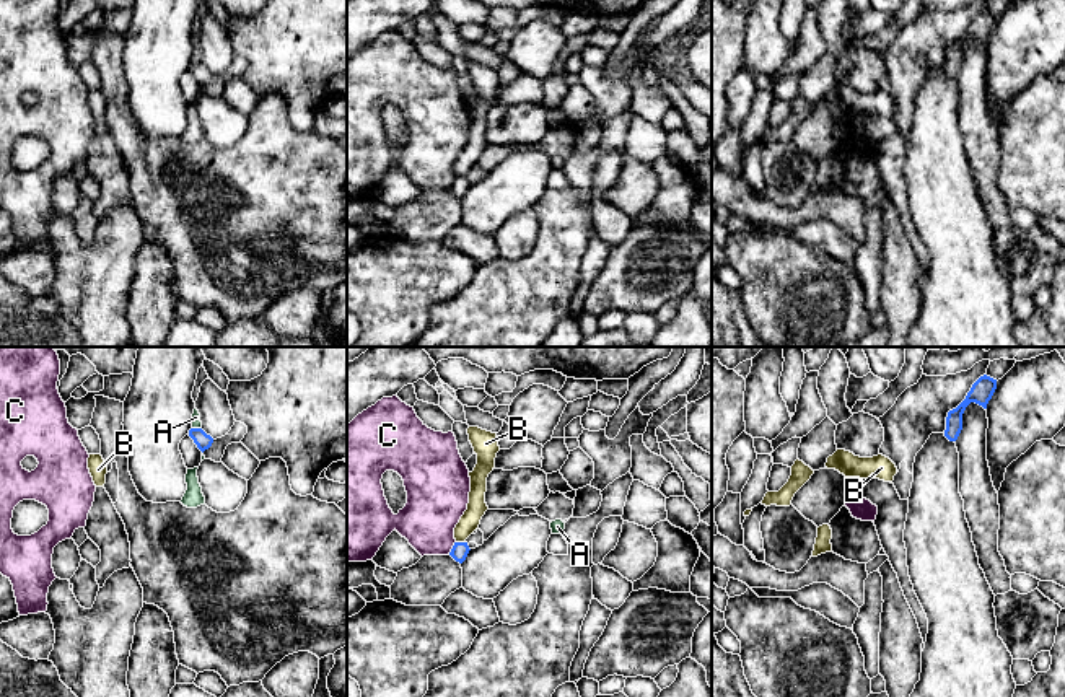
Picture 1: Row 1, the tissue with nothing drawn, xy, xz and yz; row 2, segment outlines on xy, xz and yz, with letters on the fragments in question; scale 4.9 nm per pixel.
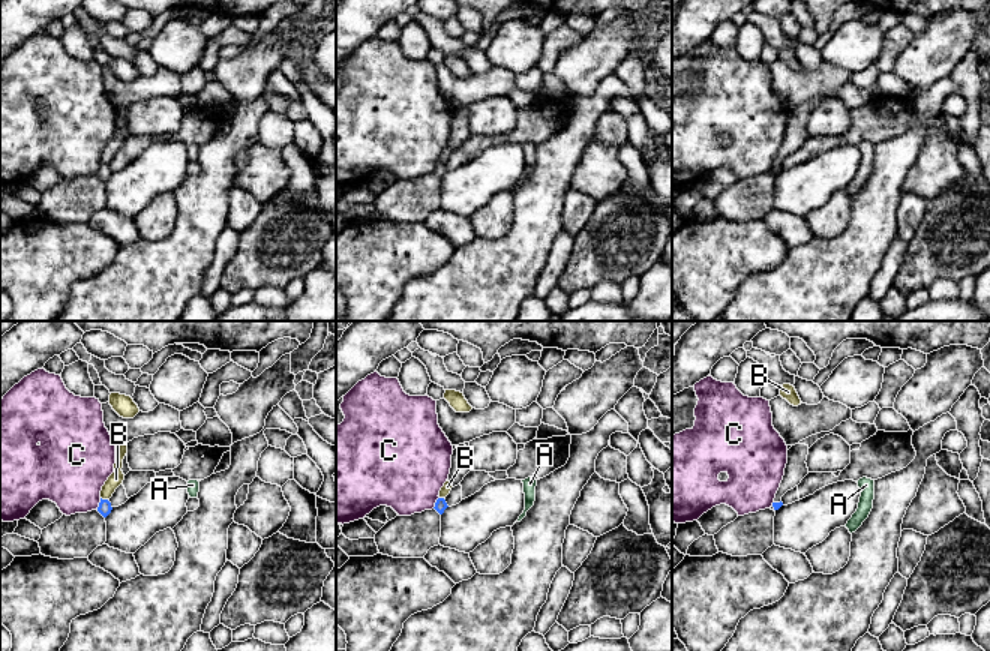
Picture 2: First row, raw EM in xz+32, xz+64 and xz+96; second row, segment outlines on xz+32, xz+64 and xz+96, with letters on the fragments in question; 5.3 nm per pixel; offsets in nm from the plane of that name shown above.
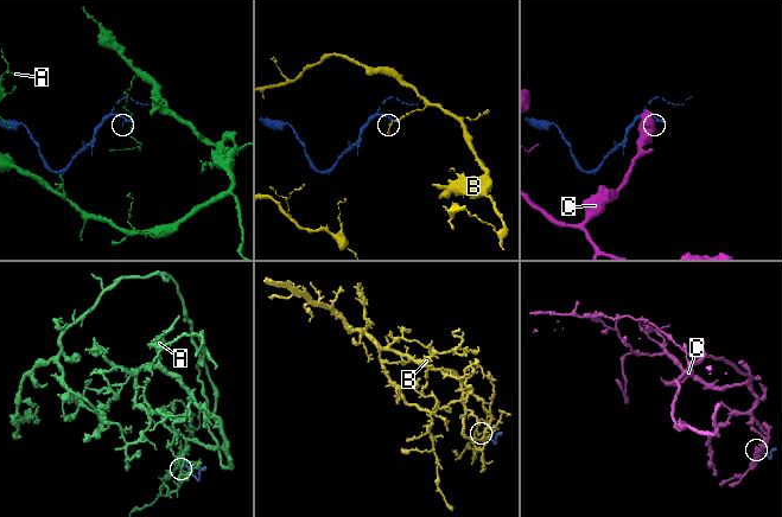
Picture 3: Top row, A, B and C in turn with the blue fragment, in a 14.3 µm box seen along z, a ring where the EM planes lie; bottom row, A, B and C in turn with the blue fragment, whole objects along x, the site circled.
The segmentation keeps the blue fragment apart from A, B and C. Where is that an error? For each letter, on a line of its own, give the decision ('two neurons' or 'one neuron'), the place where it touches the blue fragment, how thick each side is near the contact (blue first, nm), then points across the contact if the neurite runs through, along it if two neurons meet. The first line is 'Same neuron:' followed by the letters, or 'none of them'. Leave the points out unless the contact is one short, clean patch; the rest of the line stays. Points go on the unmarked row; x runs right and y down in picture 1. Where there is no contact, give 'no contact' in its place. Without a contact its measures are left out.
Same neuron: none of them
A: two neurons | xy (197, 64) | 80/50 nm | along xy (192, 62), (201, 64)
B: two neurons | xz (461, 178) | 90/100 nm | along xz (456, 176), (464, 178)
C: two neurons | xz (453, 183) | 90/280 nm | along xz (455, 176), (448, 188)

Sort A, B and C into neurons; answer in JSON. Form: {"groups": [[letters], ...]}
{"groups": [["A"], ["B"], ["C"]]}

